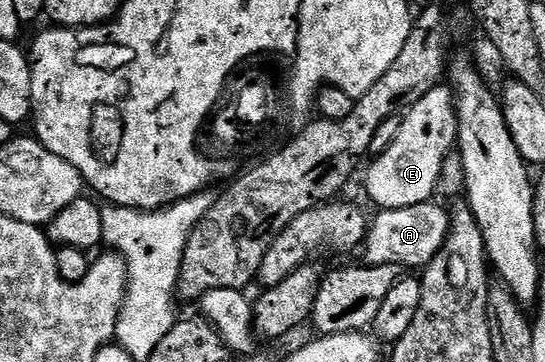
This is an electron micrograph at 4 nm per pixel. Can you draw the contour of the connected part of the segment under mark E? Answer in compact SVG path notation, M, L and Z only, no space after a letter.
M439 85L432 89L421 101L405 112L402 124L394 135L394 140L386 147L386 152L375 161L366 175L366 191L370 199L382 209L400 209L435 198L438 178L442 166L455 150L458 141L458 109L451 88Z

